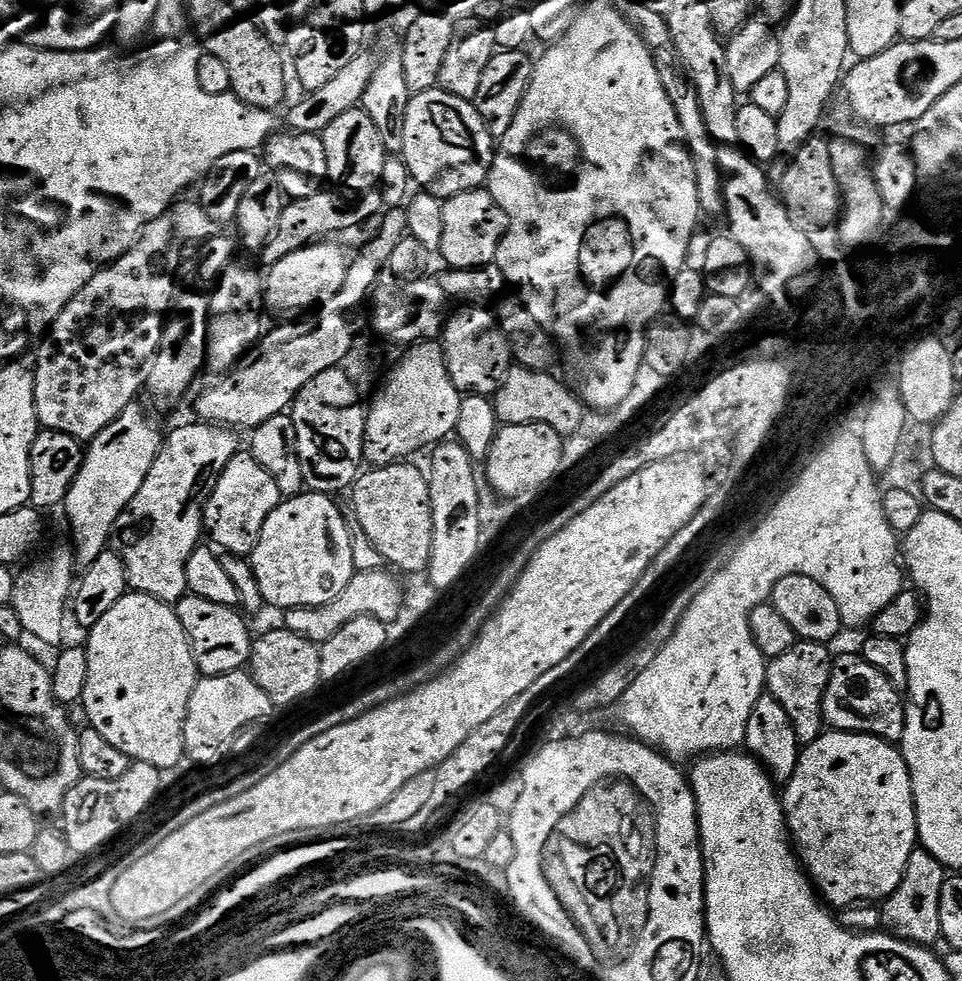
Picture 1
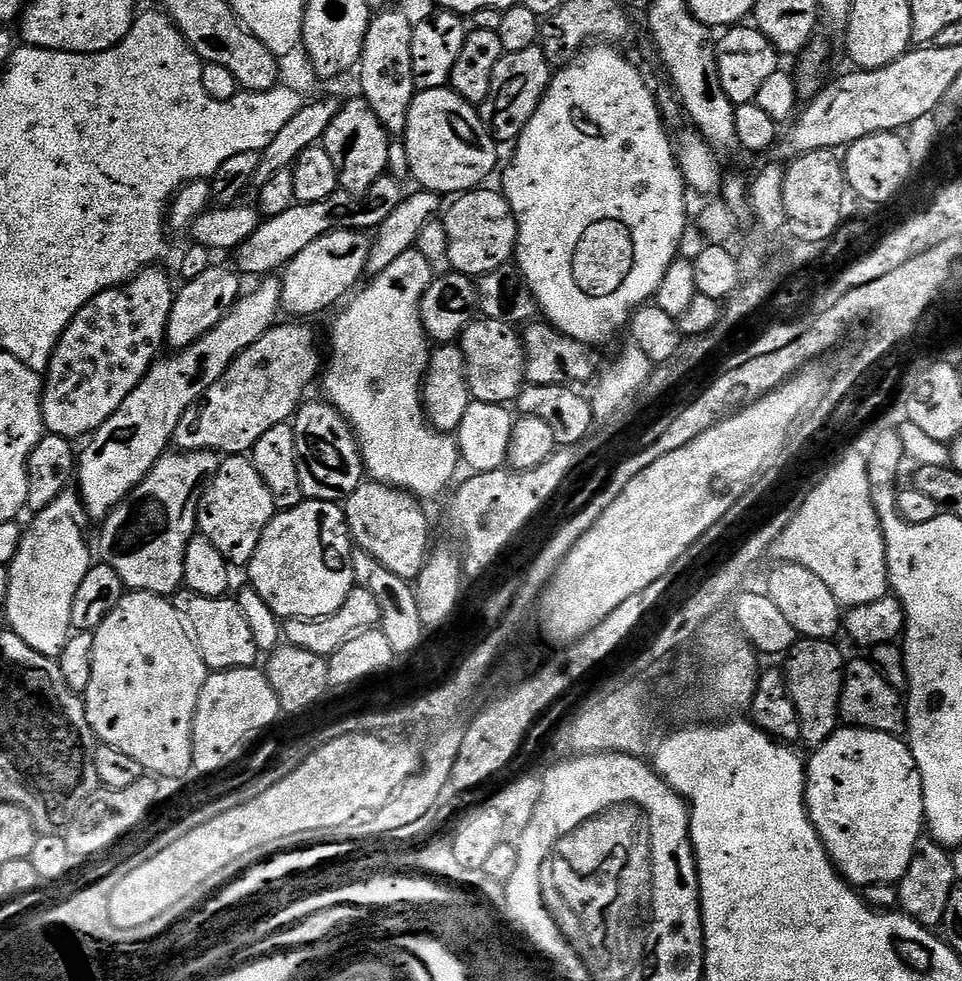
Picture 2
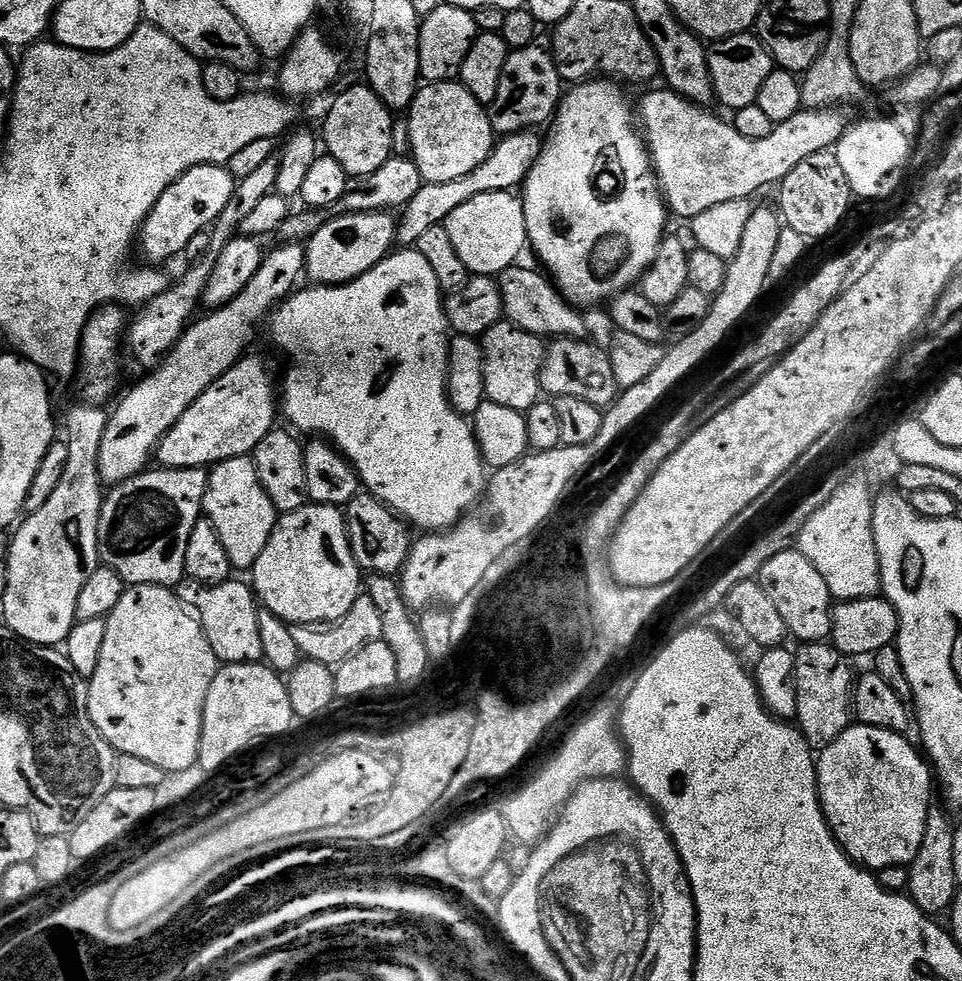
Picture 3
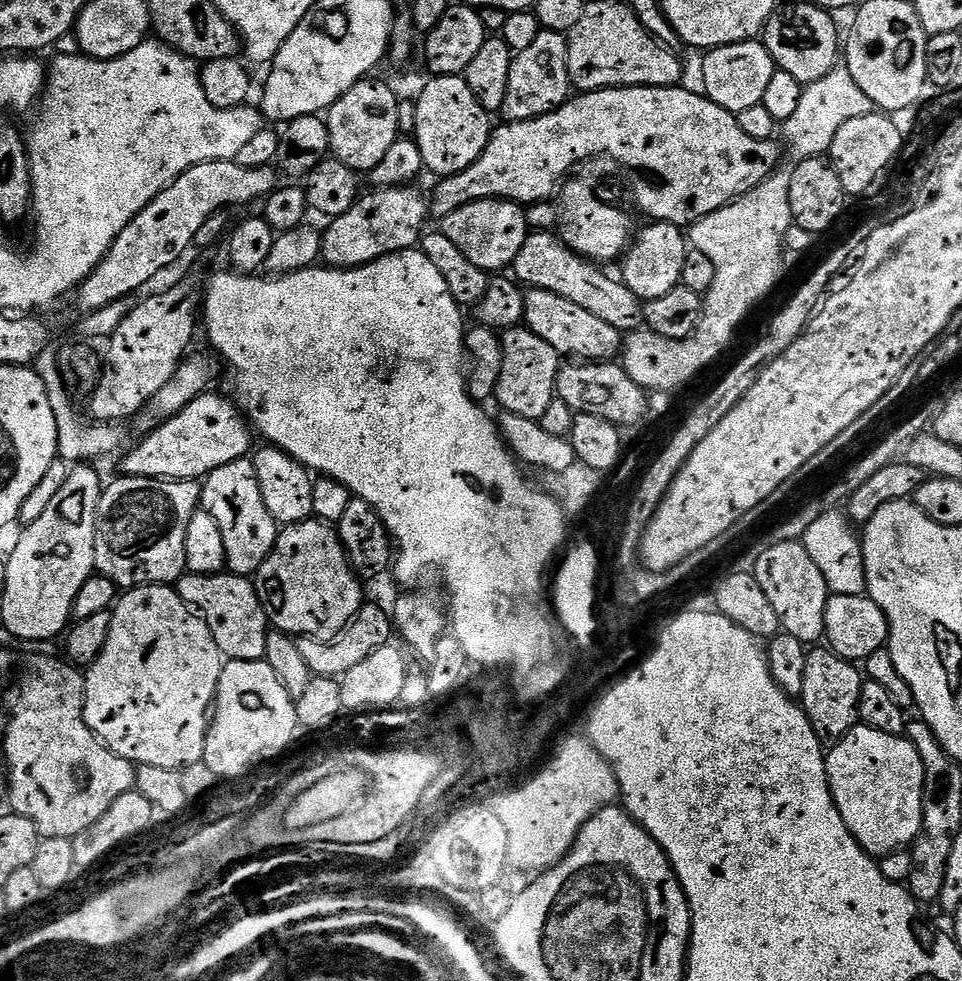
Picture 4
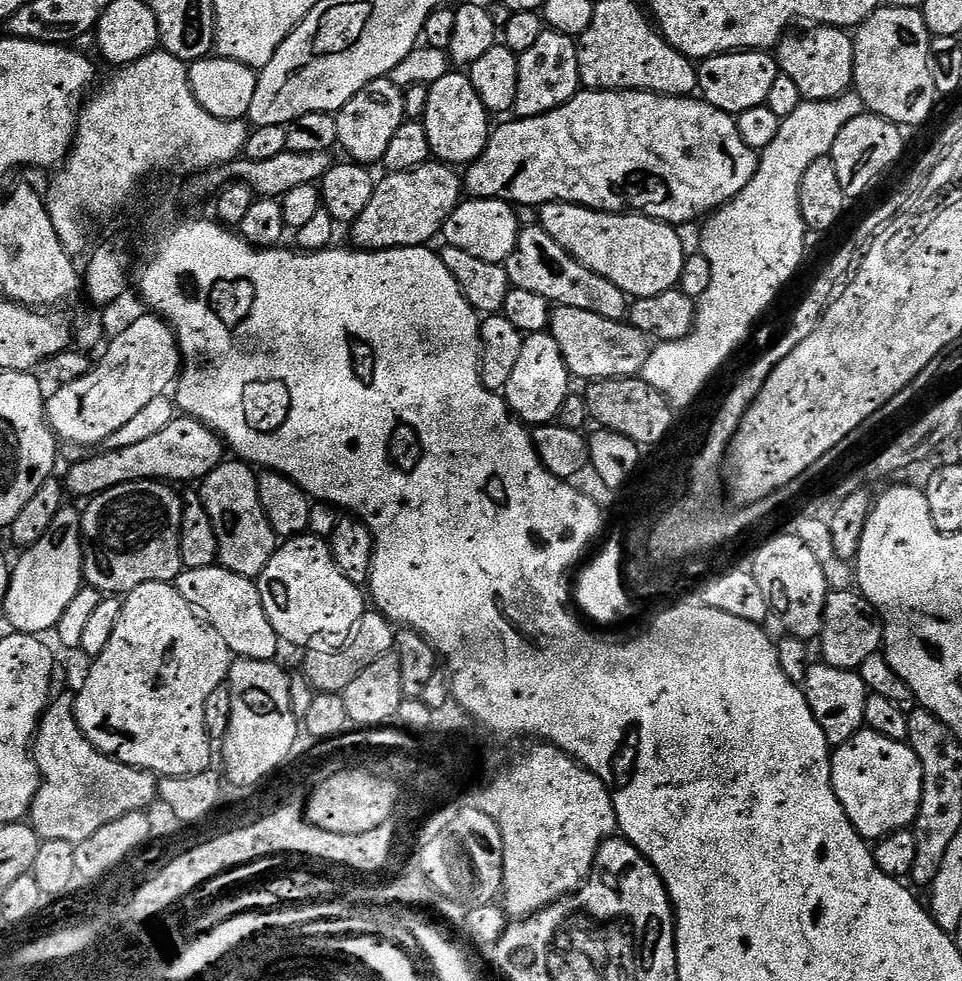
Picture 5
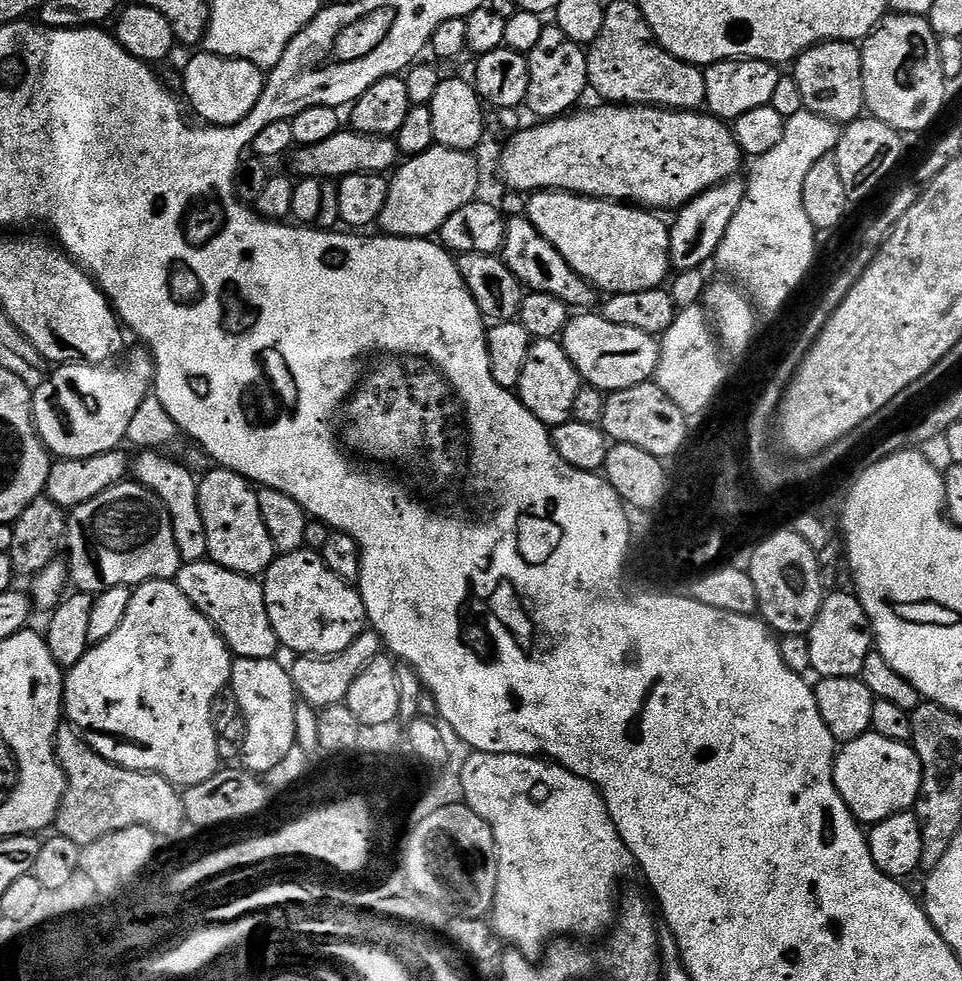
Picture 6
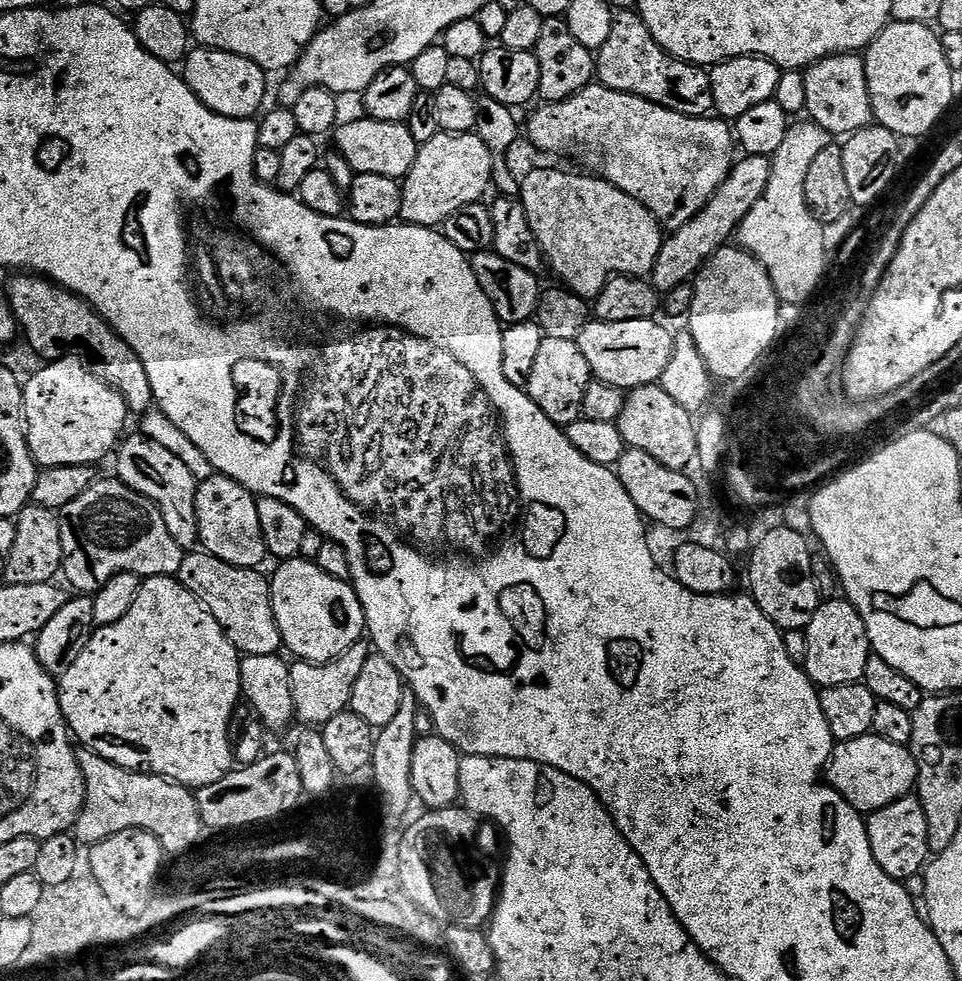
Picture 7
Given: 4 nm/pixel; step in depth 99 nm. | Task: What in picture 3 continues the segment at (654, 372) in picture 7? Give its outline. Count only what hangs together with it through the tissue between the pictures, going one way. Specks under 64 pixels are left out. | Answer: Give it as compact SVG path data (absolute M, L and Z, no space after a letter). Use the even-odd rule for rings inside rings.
M513 266L498 277L504 316L514 326L541 338L580 338L585 335L581 313L565 300L560 289L543 271Z

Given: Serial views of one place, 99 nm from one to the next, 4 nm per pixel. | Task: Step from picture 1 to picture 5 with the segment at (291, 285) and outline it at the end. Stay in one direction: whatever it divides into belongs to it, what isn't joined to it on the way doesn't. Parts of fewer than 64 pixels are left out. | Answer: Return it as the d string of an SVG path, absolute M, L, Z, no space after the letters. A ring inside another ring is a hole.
M429 162L409 172L388 172L377 179L370 206L350 225L351 243L366 252L431 245L431 240L441 235L446 218L461 202L461 173L443 162Z

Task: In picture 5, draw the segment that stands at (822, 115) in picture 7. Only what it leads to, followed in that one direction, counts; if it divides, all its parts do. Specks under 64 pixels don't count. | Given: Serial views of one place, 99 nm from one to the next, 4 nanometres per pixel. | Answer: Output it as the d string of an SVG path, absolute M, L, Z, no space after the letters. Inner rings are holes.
M829 24L804 26L801 32L789 31L774 49L779 71L797 84L804 100L833 100L844 95L853 87L854 74L854 46L853 37L843 28L831 28Z

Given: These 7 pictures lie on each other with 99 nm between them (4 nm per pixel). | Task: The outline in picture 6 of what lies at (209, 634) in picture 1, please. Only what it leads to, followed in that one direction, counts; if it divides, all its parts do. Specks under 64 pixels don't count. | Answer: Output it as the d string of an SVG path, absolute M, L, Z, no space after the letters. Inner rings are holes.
M205 558L193 564L181 563L174 583L219 630L220 636L237 657L246 660L270 660L277 655L276 648L281 647L281 642L270 622L264 586L259 579L226 570Z

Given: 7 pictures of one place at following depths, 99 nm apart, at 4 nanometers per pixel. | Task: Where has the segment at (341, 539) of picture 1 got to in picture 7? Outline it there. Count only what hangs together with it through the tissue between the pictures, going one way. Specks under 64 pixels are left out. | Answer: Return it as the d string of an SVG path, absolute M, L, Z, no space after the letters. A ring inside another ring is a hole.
M303 558L285 560L279 567L280 569L274 574L271 573L270 576L272 609L274 618L278 622L283 647L289 648L296 655L297 661L309 664L329 664L331 660L337 660L342 654L346 654L350 646L361 643L366 632L364 607L349 581L330 578L326 570L322 570L313 561Z

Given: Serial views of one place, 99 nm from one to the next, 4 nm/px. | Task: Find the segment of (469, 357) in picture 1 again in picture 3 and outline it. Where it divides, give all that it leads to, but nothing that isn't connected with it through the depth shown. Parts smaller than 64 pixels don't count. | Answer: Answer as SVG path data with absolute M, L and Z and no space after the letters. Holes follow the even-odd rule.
M502 318L484 332L482 347L485 397L498 402L498 406L510 406L510 410L527 414L542 396L540 370L546 351L545 341Z

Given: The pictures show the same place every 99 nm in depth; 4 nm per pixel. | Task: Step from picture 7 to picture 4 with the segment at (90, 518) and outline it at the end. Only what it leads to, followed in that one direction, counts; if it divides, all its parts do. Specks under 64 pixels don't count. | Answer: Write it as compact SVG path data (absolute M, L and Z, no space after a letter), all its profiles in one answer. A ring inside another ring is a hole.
M121 475L120 480L110 483L103 489L98 502L96 520L96 564L95 571L101 576L110 578L121 589L139 588L142 584L175 585L176 581L186 572L186 530L190 526L190 518L201 507L201 485L195 480L155 480L154 478L138 478L137 476Z

